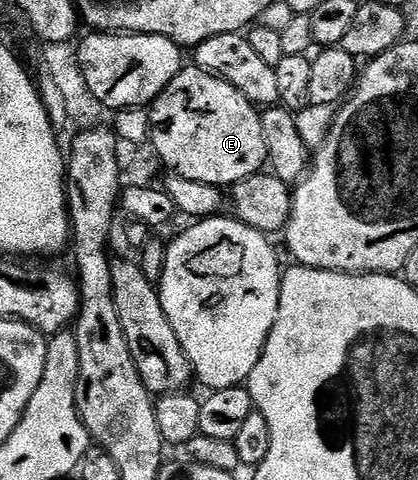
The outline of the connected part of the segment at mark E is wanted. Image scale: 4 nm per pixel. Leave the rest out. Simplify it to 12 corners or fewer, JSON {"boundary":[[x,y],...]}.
{"boundary":[[188,66],[152,101],[169,173],[231,186],[268,164],[257,105]]}

